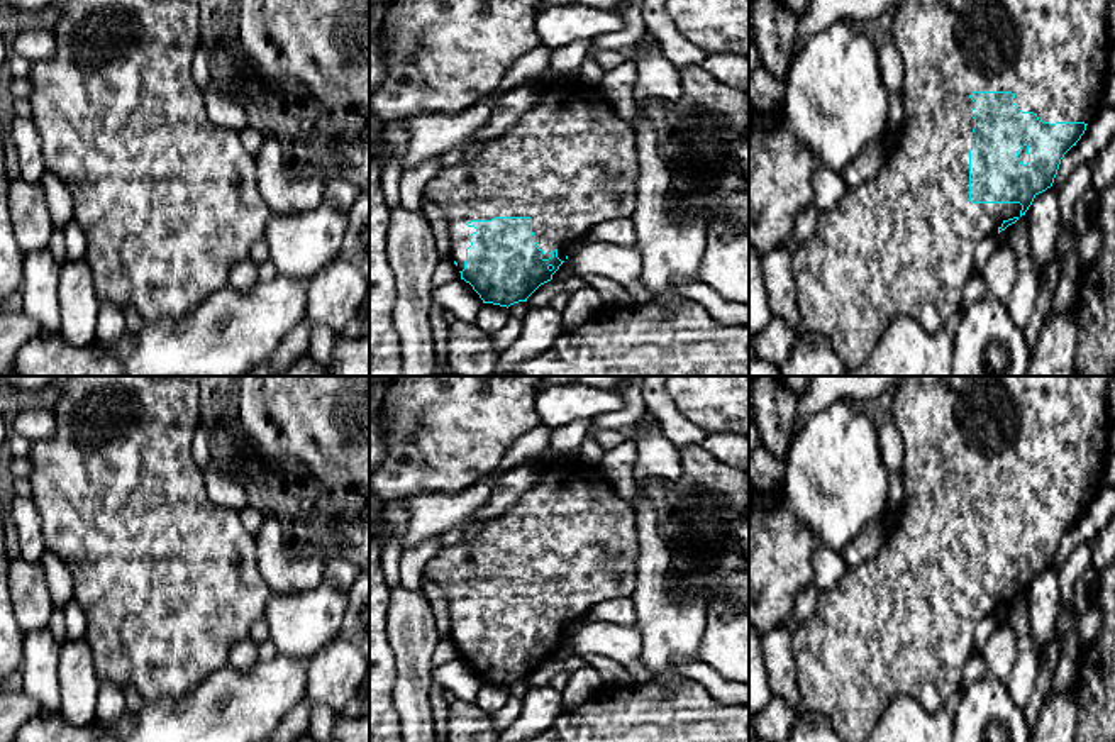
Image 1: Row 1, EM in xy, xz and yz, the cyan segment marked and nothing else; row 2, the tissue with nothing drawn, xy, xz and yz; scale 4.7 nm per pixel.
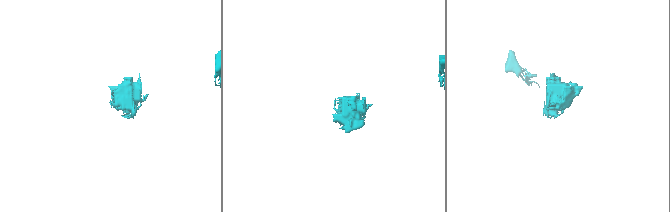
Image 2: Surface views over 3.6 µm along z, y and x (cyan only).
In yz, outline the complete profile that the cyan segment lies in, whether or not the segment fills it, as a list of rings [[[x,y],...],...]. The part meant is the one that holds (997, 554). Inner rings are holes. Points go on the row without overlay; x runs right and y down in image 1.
[[[905,376],[891,391],[891,417],[903,439],[900,474],[905,500],[893,529],[886,530],[878,554],[846,574],[829,590],[818,590],[817,610],[791,634],[795,649],[796,684],[807,710],[827,715],[844,742],[866,742],[888,705],[898,695],[908,695],[927,713],[940,712],[961,689],[966,662],[974,657],[976,625],[988,615],[1000,613],[1015,603],[1034,578],[1052,566],[1061,539],[1076,525],[1086,505],[1096,496],[1107,469],[1110,417],[1107,390],[1113,376]]]

